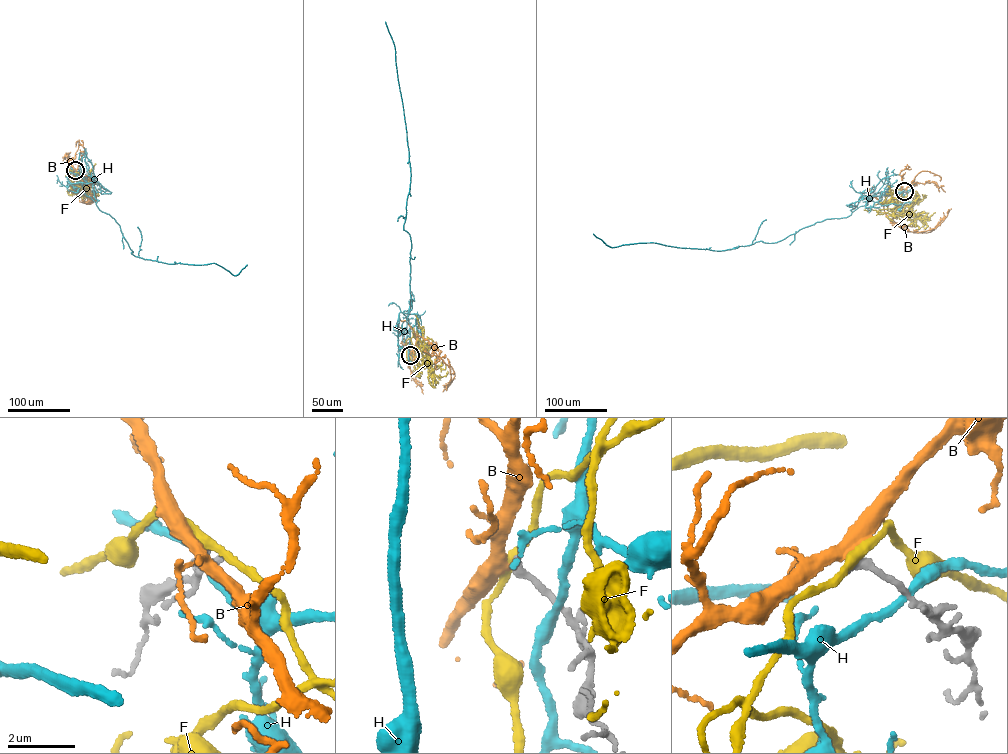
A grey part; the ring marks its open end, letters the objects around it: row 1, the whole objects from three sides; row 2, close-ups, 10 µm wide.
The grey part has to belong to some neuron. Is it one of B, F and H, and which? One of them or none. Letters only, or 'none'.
B

